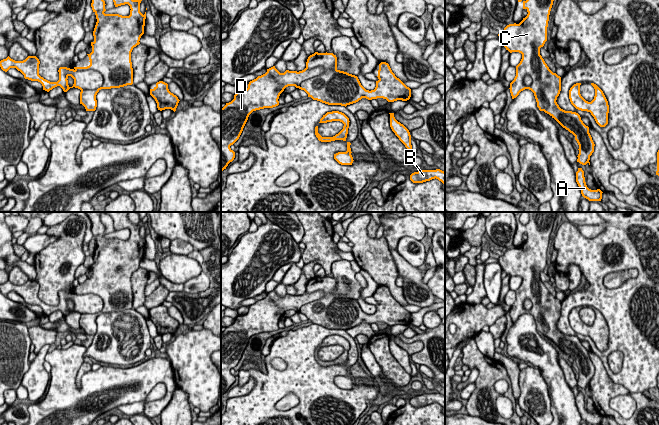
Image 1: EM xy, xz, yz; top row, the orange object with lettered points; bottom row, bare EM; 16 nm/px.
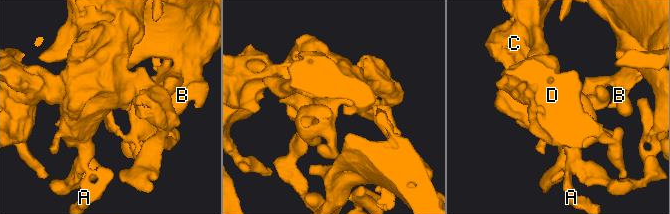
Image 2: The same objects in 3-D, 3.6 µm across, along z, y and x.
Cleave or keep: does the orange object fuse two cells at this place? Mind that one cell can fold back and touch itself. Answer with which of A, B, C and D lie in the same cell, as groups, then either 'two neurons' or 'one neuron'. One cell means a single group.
A B C D | one neuron

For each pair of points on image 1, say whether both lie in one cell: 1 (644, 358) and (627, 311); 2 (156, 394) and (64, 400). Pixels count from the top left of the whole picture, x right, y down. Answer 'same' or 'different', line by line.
1: same
2: different

